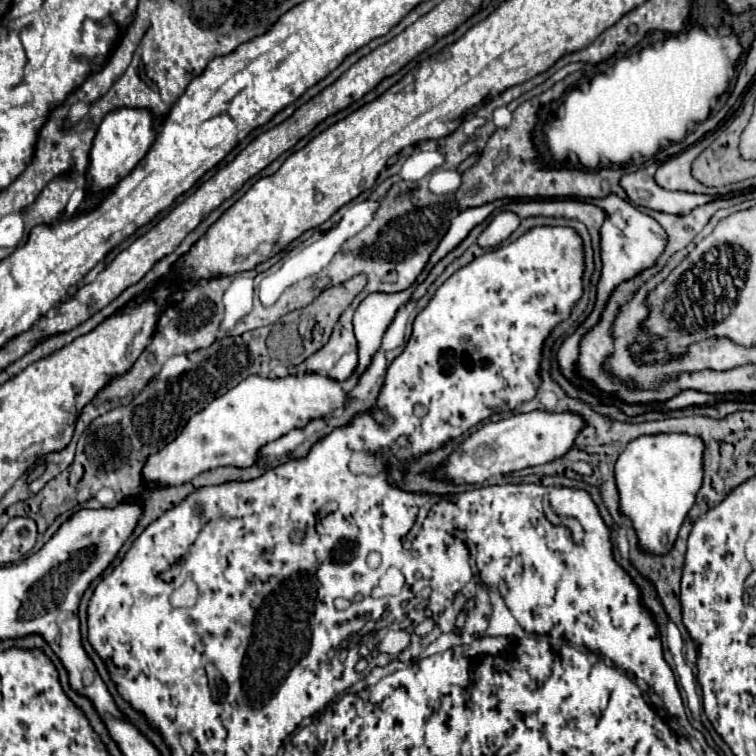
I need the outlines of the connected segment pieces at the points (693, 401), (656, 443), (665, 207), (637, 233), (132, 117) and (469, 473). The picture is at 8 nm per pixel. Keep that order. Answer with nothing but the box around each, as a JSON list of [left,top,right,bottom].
[[662,389,720,411],[616,433,706,555],[620,163,714,215],[558,193,668,377],[88,107,156,191],[434,411,586,483]]

